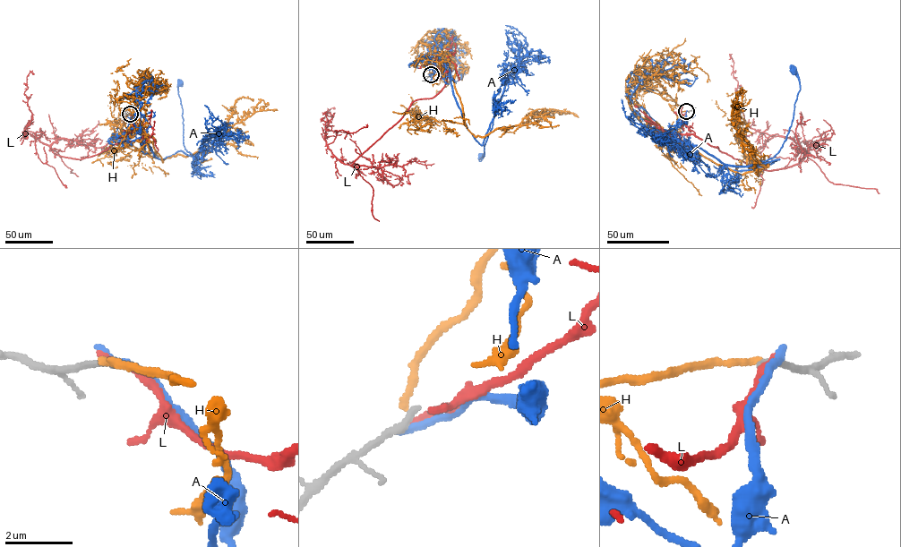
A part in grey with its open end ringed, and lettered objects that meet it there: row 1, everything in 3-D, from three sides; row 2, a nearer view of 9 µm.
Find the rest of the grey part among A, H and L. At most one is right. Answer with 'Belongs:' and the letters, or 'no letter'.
Belongs: no letter

